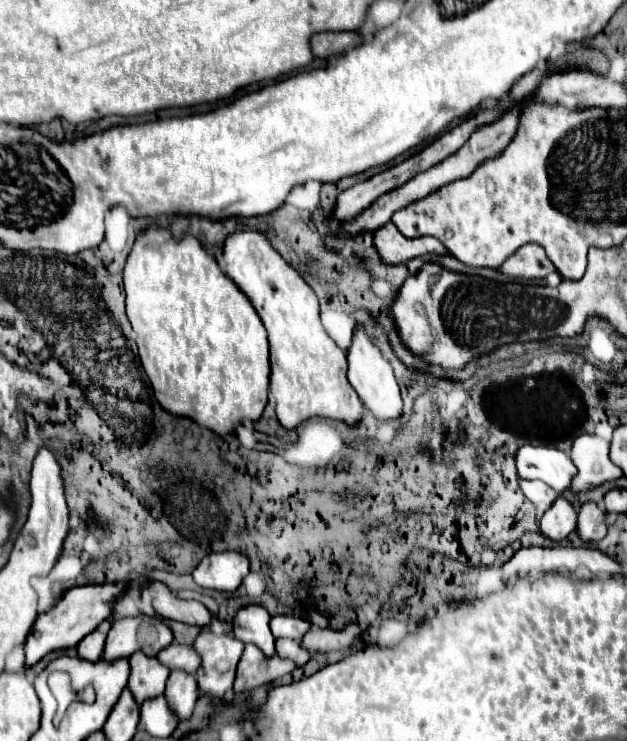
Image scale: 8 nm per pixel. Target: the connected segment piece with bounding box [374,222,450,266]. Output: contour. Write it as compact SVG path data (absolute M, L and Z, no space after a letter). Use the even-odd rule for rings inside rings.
M392 222L384 224L374 232L374 248L380 256L380 262L386 266L398 266L406 264L412 258L424 256L424 254L436 254L446 256L450 254L444 244L432 236L422 238L404 238L398 228L394 228Z

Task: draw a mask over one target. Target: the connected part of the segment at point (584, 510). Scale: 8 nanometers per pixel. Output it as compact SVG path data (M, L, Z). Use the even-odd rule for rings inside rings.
M586 502L578 510L578 534L586 542L598 542L606 536L604 510L596 502Z

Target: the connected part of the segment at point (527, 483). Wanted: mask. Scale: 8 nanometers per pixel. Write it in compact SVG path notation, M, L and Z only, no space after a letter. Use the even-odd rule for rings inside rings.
M520 480L520 488L524 496L542 510L548 510L552 502L558 498L558 492L554 492L548 484L538 482L538 480Z

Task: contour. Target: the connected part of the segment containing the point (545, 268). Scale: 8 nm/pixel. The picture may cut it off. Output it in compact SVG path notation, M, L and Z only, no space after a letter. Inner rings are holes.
M526 244L520 246L500 268L498 272L505 276L508 282L515 282L525 278L526 280L546 279L546 285L558 286L562 281L559 272L546 256L544 248L538 244Z

